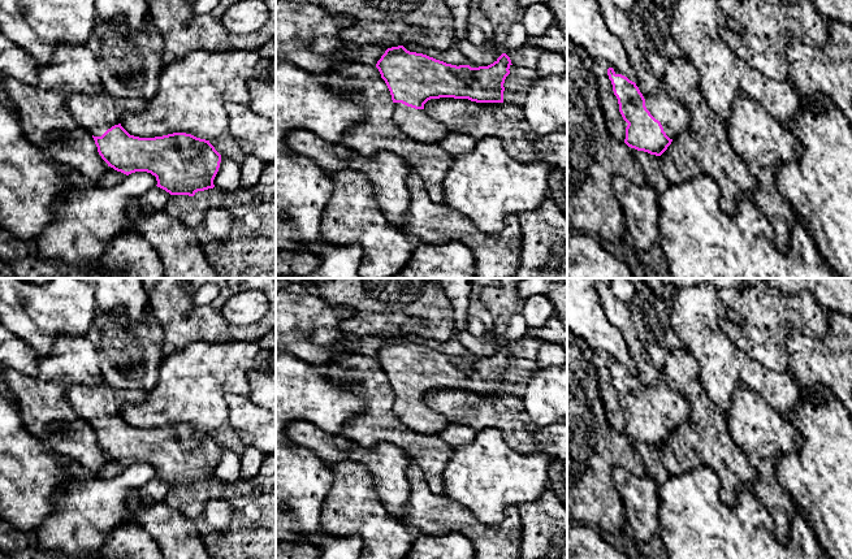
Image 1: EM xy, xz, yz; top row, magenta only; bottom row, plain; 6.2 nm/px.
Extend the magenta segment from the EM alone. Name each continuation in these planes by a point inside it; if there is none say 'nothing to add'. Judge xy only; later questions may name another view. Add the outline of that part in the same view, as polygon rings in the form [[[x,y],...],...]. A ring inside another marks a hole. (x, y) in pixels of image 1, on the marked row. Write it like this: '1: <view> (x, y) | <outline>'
1: xy (95, 113) | [[[107,91],[96,95],[72,95],[68,99],[70,116],[94,136],[101,136],[108,129],[118,125],[124,112],[143,112],[146,107],[144,100],[121,103]]]

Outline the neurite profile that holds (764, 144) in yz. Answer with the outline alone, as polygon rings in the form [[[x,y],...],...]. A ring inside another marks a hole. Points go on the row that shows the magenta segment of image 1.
[[[738,98],[726,122],[728,140],[757,179],[752,199],[773,226],[773,242],[782,248],[797,220],[791,203],[777,186],[777,169],[803,153],[799,139],[757,101]]]

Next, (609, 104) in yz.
[[[602,64],[594,65],[594,84],[598,90],[600,105],[606,121],[609,134],[618,142],[624,143],[626,125],[619,112],[618,99],[614,95],[611,81],[607,75],[607,69]]]

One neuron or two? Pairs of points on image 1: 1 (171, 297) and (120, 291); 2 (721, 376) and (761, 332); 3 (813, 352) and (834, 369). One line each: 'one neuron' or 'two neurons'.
1: two neurons
2: two neurons
3: one neuron

